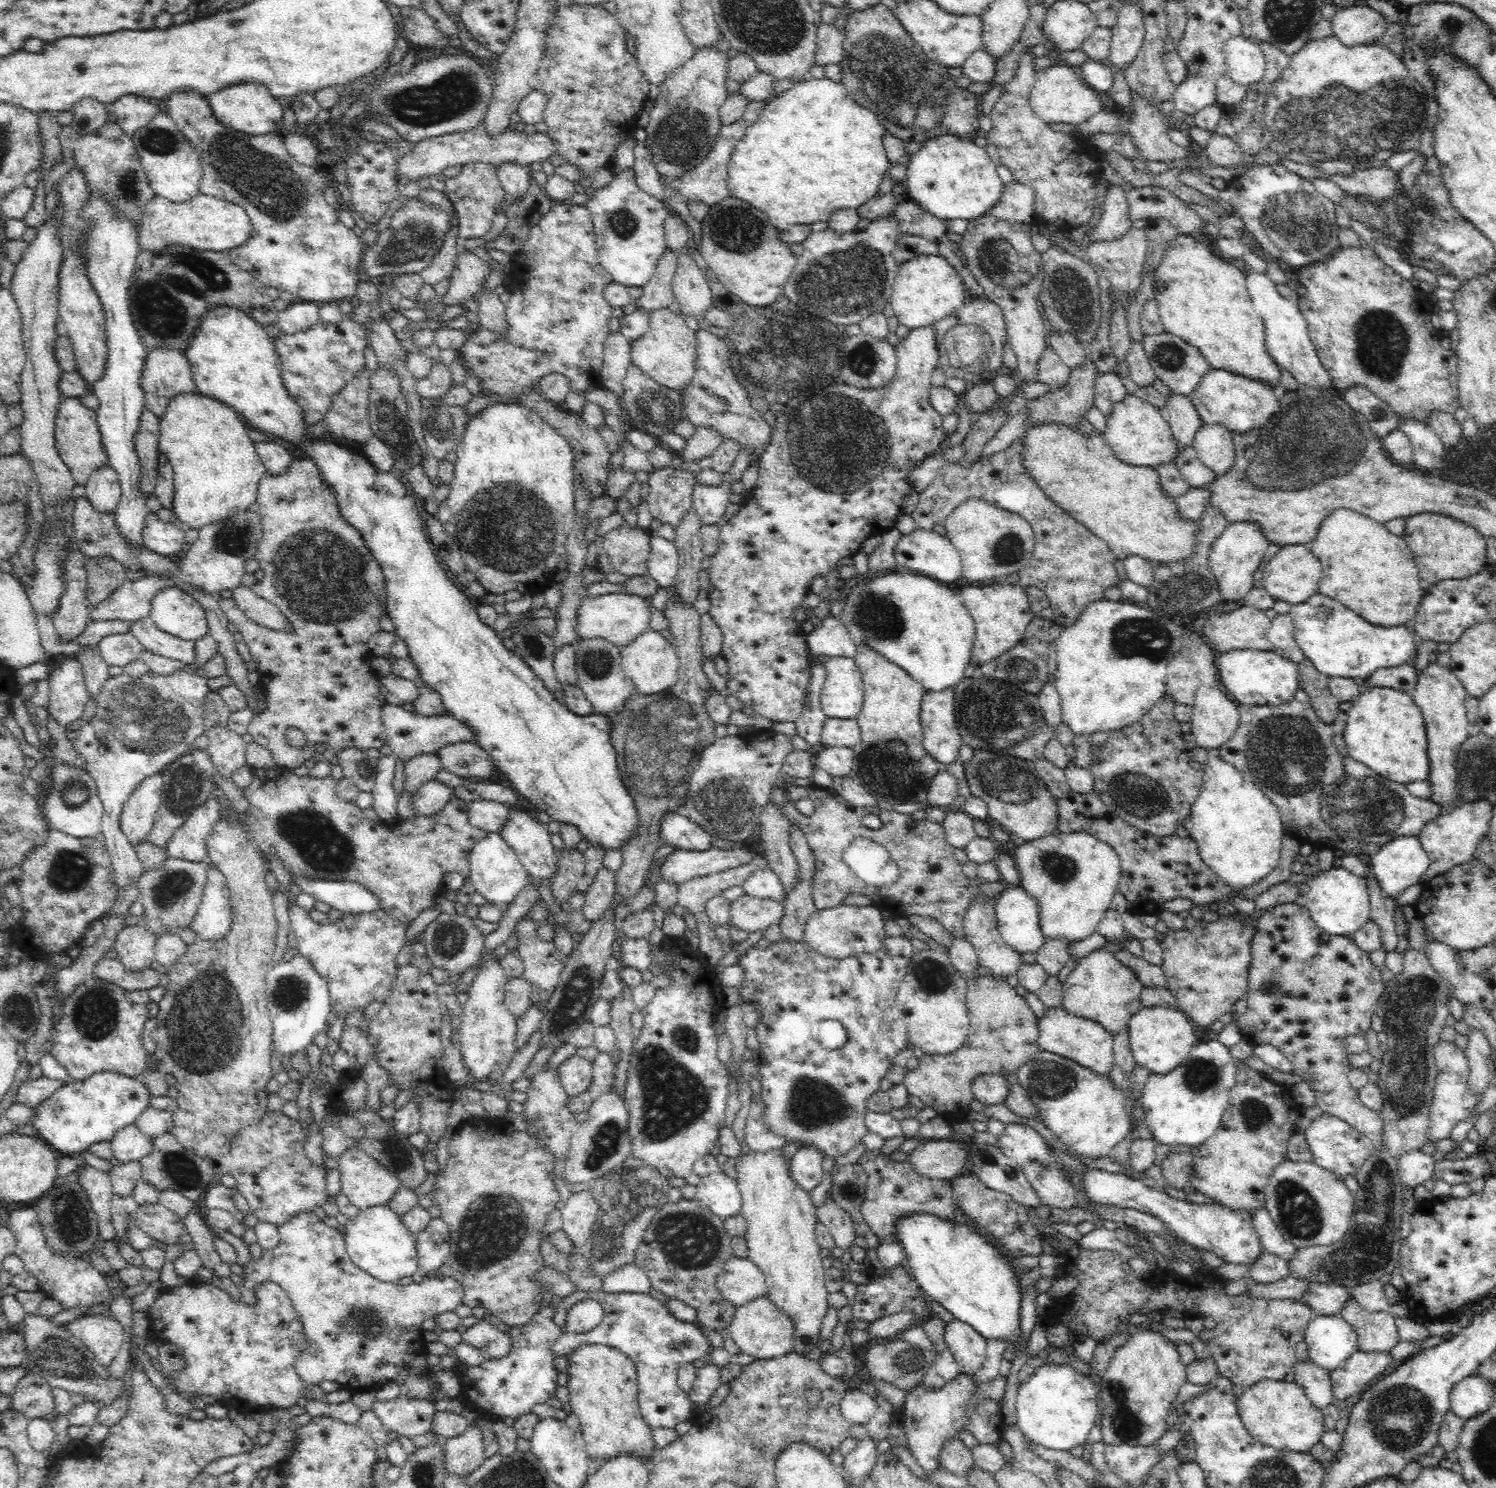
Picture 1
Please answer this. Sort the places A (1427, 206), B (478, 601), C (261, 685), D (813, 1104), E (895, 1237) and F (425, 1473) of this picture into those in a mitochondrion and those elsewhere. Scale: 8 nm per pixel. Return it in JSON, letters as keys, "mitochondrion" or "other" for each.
{"A":"mitochondrion","B":"other","C":"other","D":"mitochondrion","E":"other","F":"mitochondrion"}

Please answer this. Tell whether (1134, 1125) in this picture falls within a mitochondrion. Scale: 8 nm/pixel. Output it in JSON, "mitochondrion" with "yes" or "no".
{"mitochondrion":"no"}

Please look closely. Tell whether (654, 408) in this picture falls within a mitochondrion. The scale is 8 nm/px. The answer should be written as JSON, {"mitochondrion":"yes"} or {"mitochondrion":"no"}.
{"mitochondrion":"yes"}

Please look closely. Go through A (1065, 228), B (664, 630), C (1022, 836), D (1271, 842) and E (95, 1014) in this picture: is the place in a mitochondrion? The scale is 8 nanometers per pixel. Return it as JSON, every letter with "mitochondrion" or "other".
{"A":"other","B":"other","C":"other","D":"other","E":"mitochondrion"}

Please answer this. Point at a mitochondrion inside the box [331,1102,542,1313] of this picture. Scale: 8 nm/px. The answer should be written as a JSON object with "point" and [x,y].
{"point":[494,1229]}

